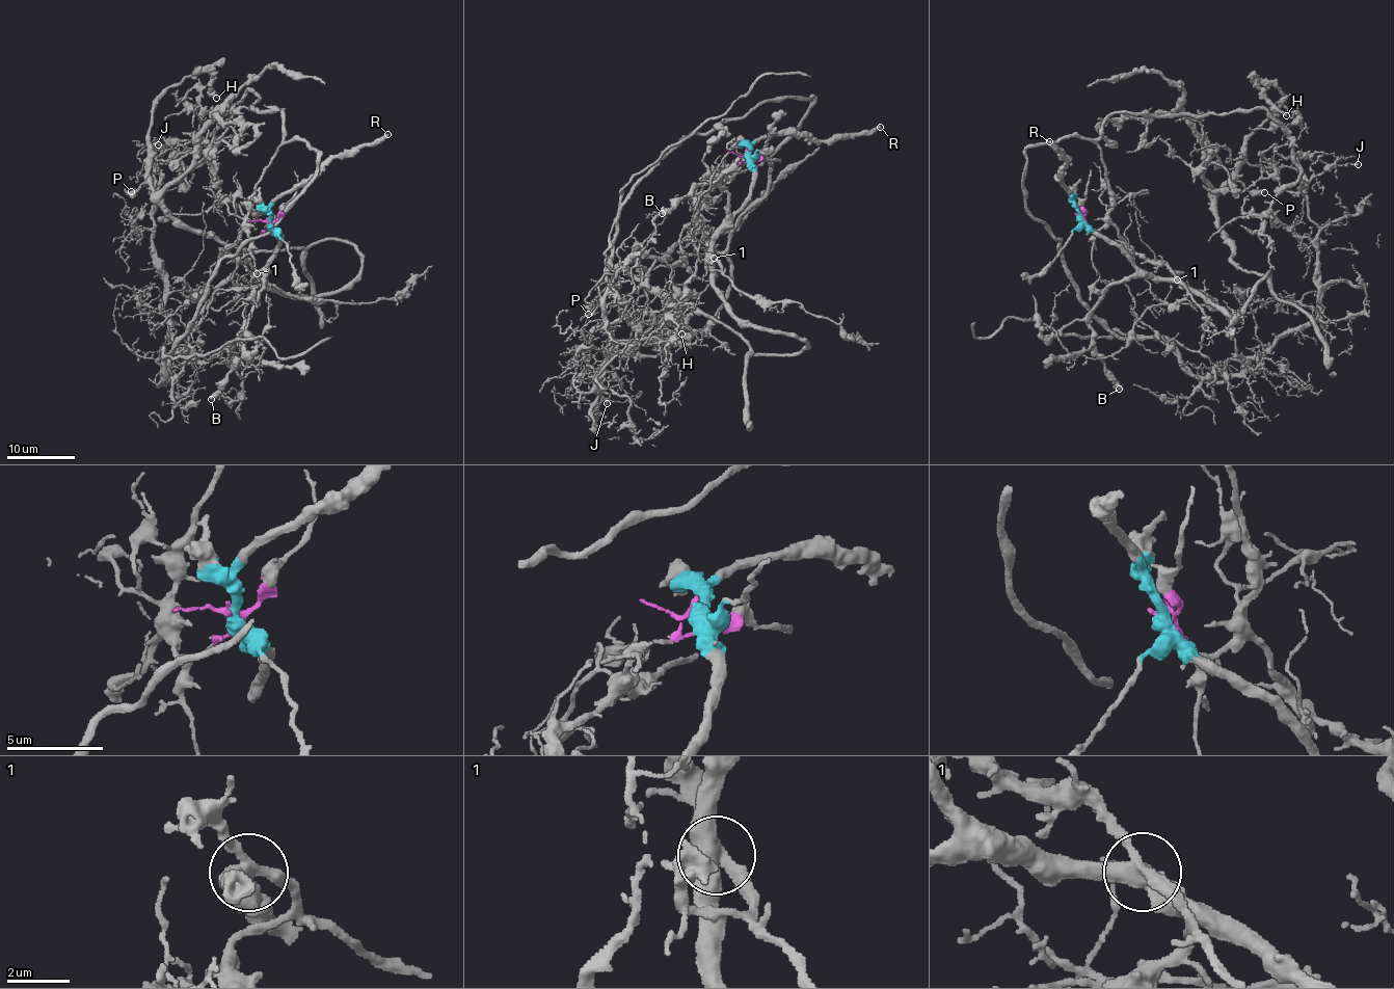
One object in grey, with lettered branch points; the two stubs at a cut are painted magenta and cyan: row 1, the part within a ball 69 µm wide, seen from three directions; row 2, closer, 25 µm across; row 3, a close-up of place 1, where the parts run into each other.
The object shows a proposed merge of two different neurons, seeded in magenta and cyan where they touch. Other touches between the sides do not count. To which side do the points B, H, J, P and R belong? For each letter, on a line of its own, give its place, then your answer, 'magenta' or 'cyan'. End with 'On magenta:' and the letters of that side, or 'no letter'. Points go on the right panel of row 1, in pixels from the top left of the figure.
B: at (1119, 389); cyan
H: at (1286, 115); cyan
J: at (1358, 164); magenta
P: at (1264, 192); cyan
R: at (1049, 141); cyan
On magenta: J

